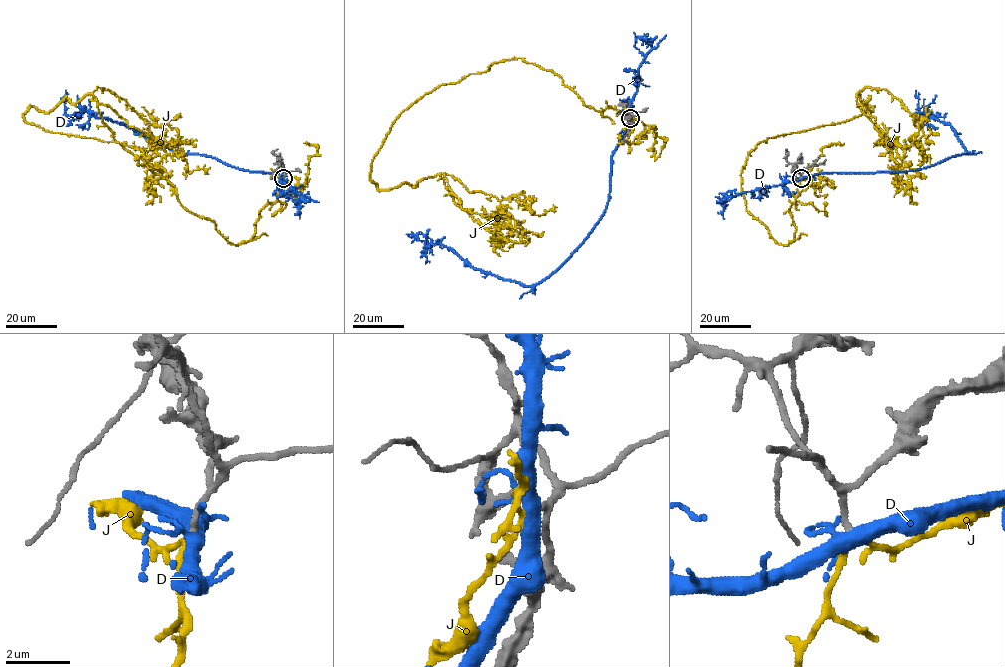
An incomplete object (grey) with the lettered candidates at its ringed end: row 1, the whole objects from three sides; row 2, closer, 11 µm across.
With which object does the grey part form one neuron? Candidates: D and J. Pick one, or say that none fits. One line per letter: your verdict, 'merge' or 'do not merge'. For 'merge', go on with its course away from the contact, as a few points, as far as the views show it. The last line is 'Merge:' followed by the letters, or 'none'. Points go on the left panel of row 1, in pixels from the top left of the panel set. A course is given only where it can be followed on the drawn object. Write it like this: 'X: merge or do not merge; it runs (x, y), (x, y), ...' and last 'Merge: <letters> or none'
D: do not merge
J: merge; it runs (283, 178), (254, 234), (231, 244), (139, 149), (23, 114), (91, 94), (175, 143), (189, 171), (205, 171)
Merge: J

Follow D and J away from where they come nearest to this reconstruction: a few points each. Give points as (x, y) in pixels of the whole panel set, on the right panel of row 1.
D: (801, 178), (822, 173), (915, 170), (968, 153), (949, 124), (931, 118), (927, 111), (916, 116), (916, 89)
J: (801, 178), (794, 239), (778, 244), (746, 210), (747, 155), (871, 111), (857, 94), (897, 163), (888, 171)

